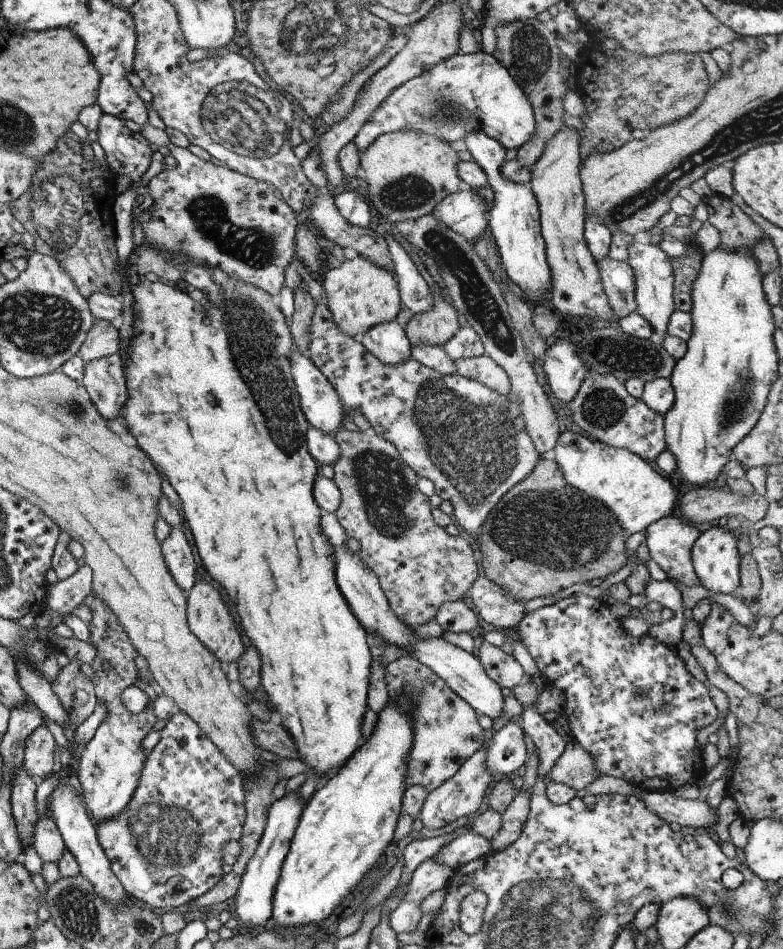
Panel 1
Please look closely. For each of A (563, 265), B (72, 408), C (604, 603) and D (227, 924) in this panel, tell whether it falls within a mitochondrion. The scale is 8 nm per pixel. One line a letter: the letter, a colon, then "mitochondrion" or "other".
A: other
B: mitochondrion
C: other
D: other

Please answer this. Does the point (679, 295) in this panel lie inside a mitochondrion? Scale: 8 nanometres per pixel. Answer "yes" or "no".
no

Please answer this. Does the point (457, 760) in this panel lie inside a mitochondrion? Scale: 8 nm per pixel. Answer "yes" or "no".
no

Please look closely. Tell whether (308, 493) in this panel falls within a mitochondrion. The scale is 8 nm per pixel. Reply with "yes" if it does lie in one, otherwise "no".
no

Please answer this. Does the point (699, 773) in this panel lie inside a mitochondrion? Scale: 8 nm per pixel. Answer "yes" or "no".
no

